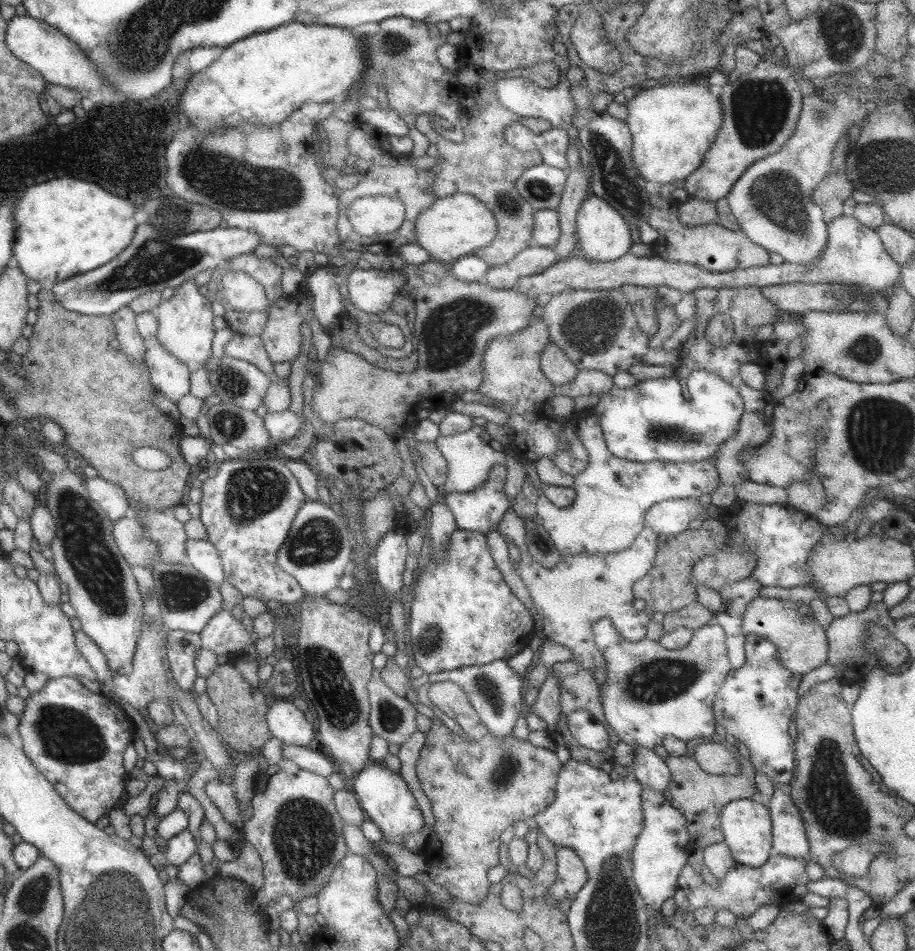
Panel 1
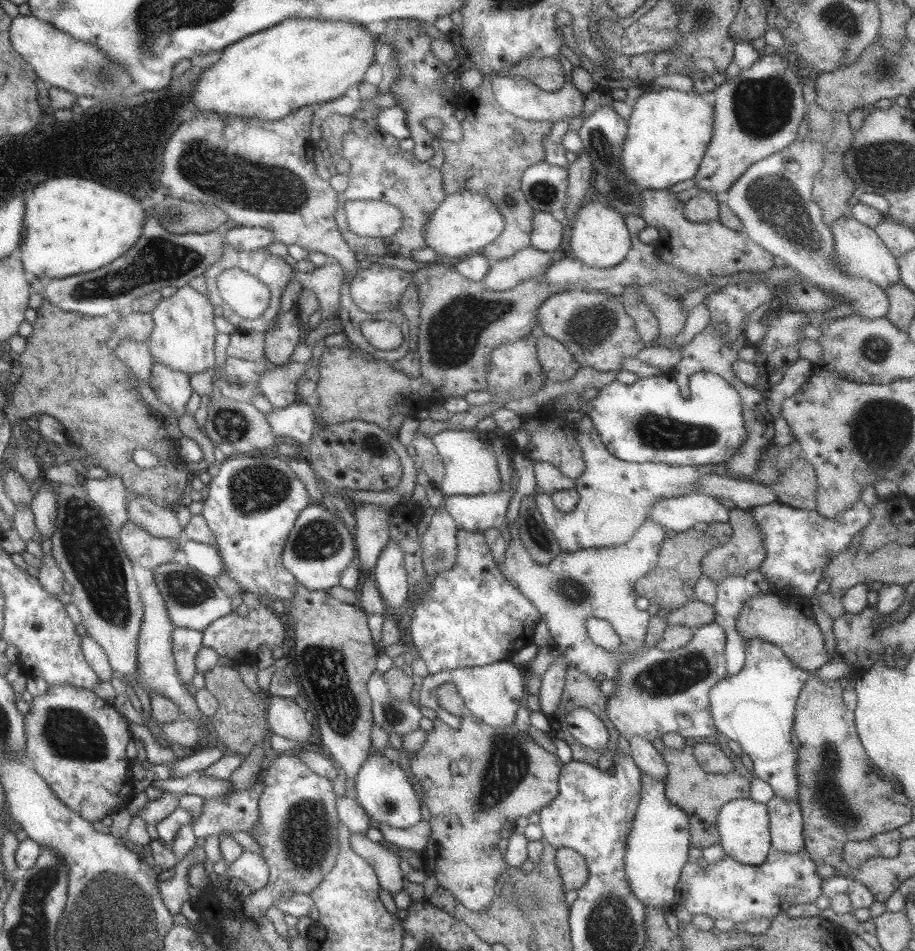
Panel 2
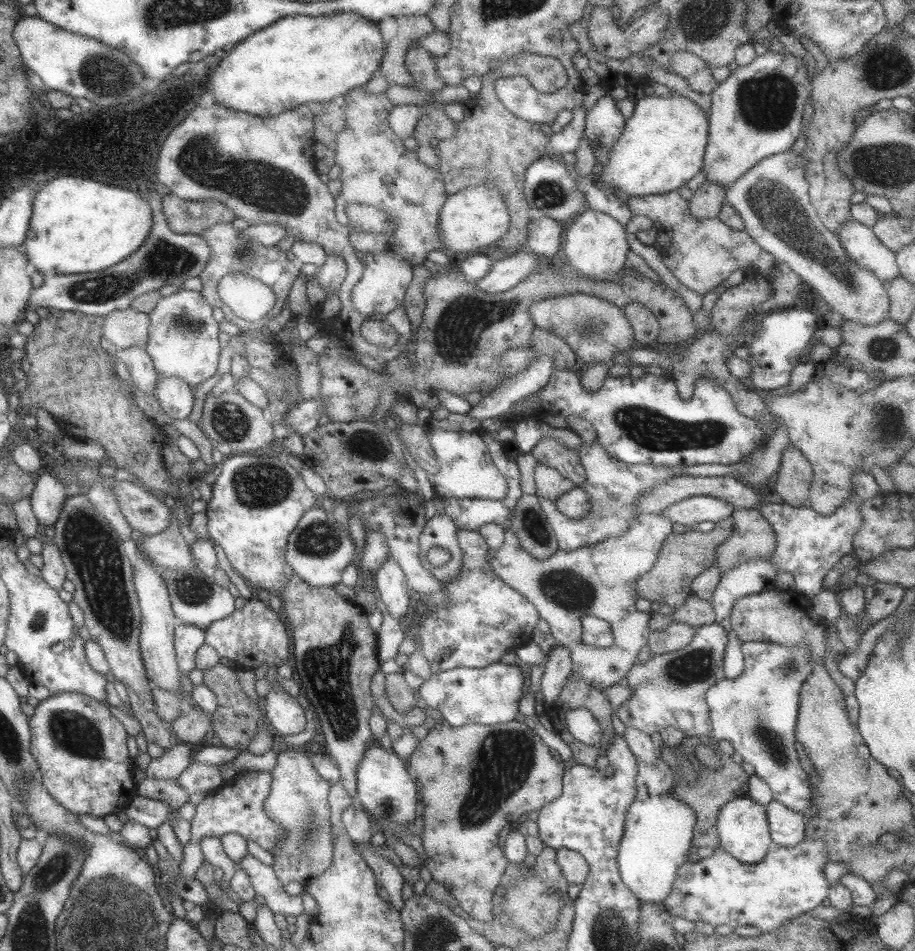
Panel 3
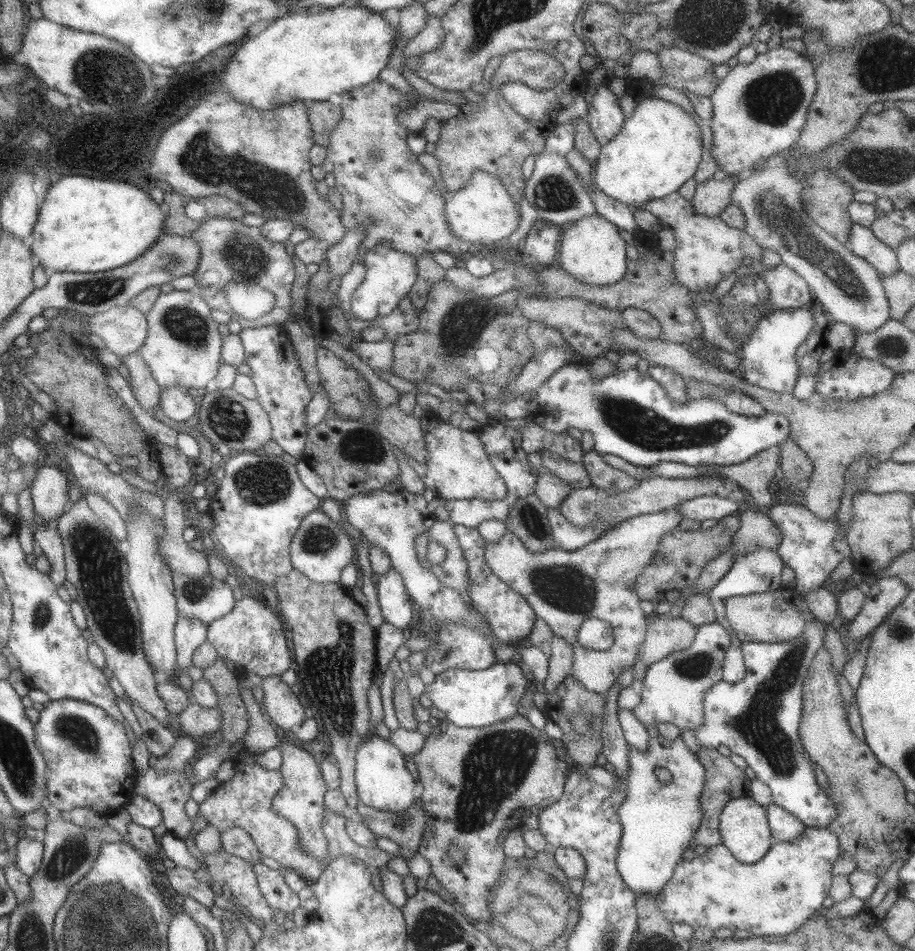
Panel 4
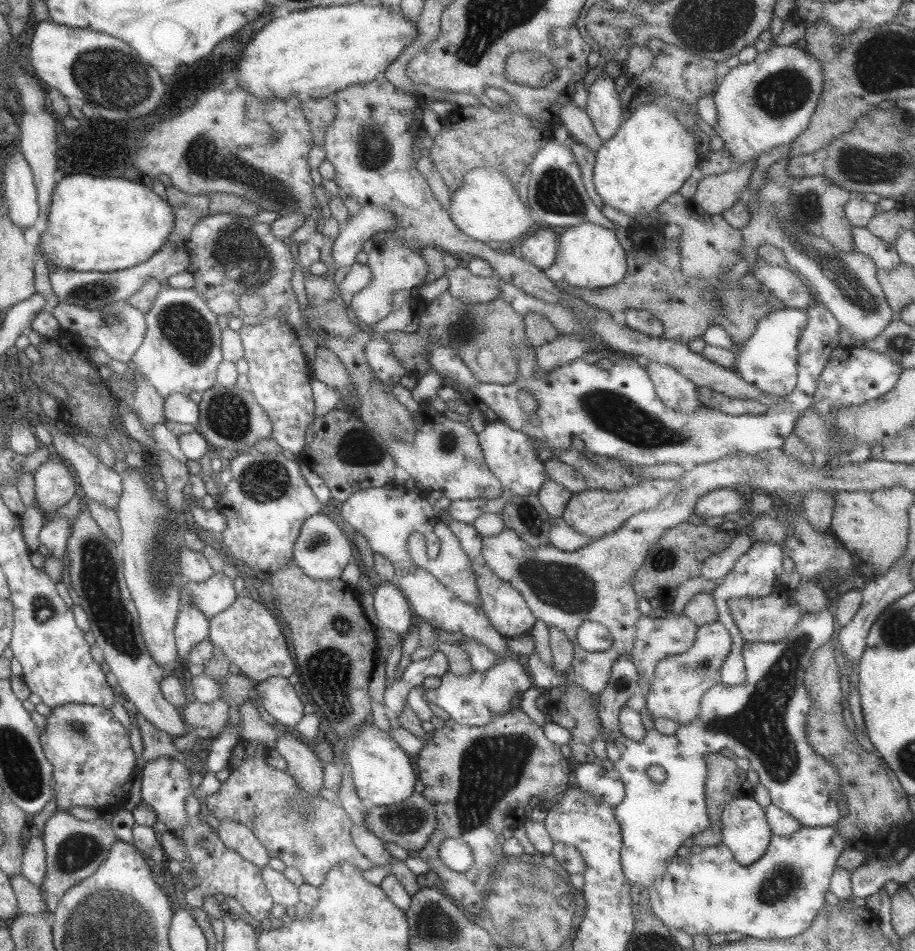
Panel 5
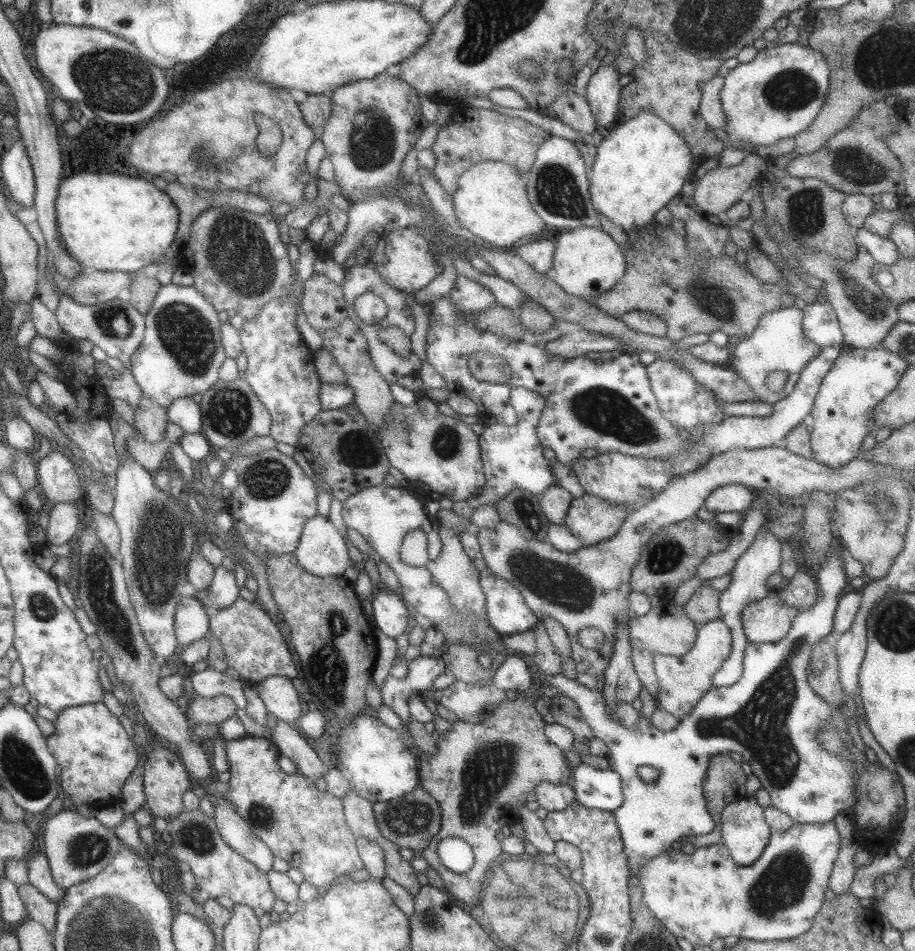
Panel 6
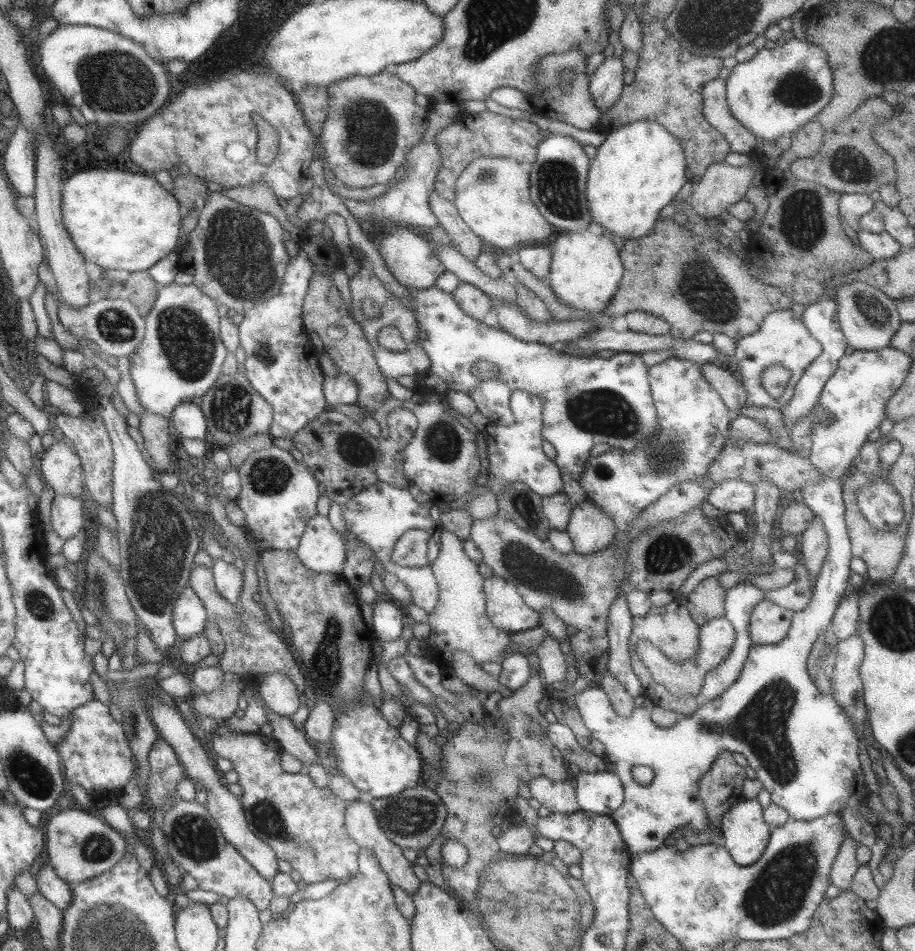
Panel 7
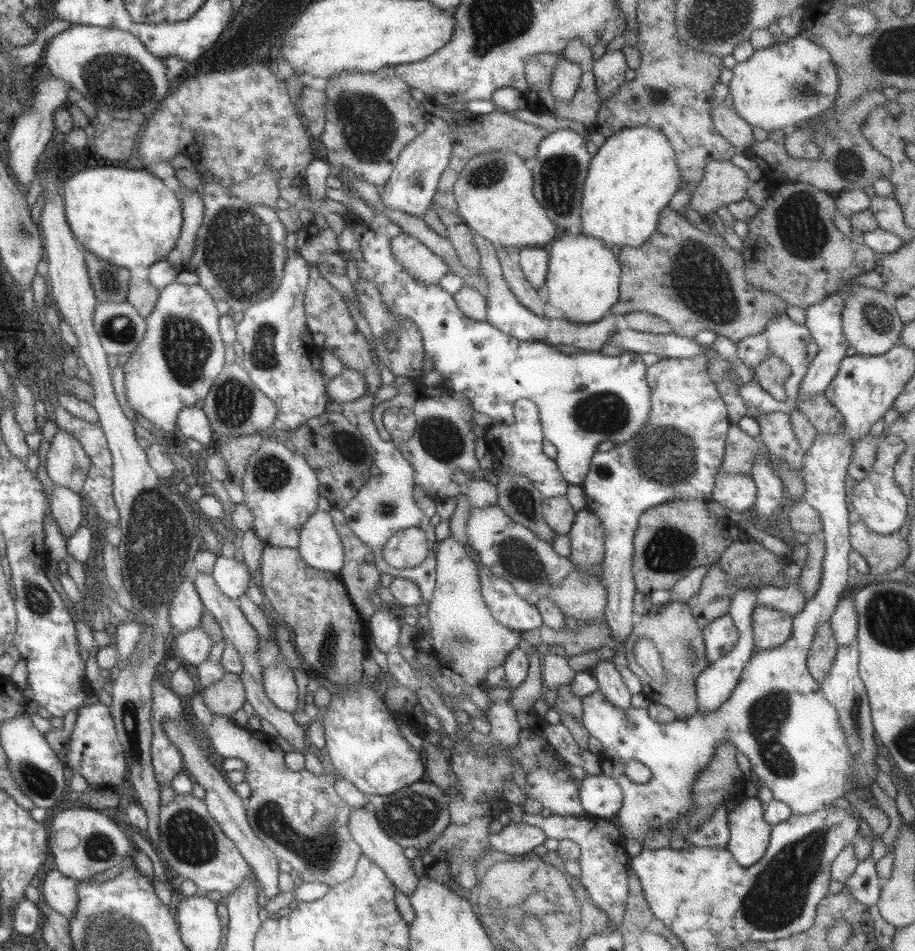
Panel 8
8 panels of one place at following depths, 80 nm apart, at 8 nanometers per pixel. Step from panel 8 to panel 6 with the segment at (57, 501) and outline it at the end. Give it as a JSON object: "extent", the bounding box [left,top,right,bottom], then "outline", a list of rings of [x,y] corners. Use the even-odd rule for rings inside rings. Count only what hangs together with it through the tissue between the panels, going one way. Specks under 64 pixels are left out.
{"extent":[44,501,80,546],"outline":[[[75,501],[53,504],[48,513],[48,523],[44,532],[45,543],[61,546],[69,542],[77,536],[80,523]]]}

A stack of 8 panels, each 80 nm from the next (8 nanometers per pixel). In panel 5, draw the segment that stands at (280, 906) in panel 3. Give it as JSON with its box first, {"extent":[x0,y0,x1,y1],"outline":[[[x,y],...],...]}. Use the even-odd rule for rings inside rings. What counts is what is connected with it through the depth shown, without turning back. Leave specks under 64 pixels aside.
{"extent":[260,866,300,912],"outline":[[[265,866],[260,868],[260,875],[273,904],[278,904],[289,912],[300,904],[297,888],[288,879],[285,879],[282,872]]]}

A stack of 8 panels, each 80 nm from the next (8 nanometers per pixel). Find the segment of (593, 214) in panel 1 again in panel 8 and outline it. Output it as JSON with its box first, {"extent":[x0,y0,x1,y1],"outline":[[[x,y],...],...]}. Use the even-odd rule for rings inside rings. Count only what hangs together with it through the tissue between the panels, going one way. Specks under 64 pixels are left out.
{"extent":[543,232,620,324],"outline":[[[559,232],[546,246],[548,271],[543,300],[557,308],[563,319],[575,324],[591,324],[610,313],[618,302],[620,266],[611,247],[602,240],[583,233]]]}

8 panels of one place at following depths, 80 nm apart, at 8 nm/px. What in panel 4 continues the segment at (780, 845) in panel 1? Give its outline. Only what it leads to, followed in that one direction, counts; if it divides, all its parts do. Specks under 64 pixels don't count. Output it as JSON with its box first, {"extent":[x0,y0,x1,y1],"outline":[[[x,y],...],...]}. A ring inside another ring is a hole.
{"extent":[765,804,804,842],"outline":[[[769,804],[765,810],[768,828],[774,842],[795,841],[803,833],[804,824],[783,808]]]}

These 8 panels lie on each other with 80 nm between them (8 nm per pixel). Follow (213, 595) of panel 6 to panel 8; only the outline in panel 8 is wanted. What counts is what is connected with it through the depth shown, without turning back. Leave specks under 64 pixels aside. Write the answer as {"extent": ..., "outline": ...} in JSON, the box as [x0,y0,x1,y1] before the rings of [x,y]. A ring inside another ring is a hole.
{"extent":[210,554,252,601],"outline":[[[221,554],[215,559],[210,576],[219,590],[232,601],[237,600],[252,584],[244,562],[233,557],[223,557]]]}

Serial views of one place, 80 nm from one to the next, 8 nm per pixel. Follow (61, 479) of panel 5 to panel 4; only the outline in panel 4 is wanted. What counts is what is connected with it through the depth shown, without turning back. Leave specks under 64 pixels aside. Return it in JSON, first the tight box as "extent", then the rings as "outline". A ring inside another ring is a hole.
{"extent":[30,462,69,521],"outline":[[[45,462],[37,468],[30,486],[30,497],[38,521],[53,520],[68,507],[69,486],[69,480],[56,463]]]}

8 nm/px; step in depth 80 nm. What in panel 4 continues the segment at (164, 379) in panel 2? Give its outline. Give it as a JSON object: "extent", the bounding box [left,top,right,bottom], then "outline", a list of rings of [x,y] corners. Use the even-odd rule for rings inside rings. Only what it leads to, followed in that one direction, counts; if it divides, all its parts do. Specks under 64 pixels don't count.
{"extent":[157,386,198,422],"outline":[[[180,386],[160,389],[157,403],[161,407],[163,415],[177,422],[188,420],[198,408],[195,398]]]}

